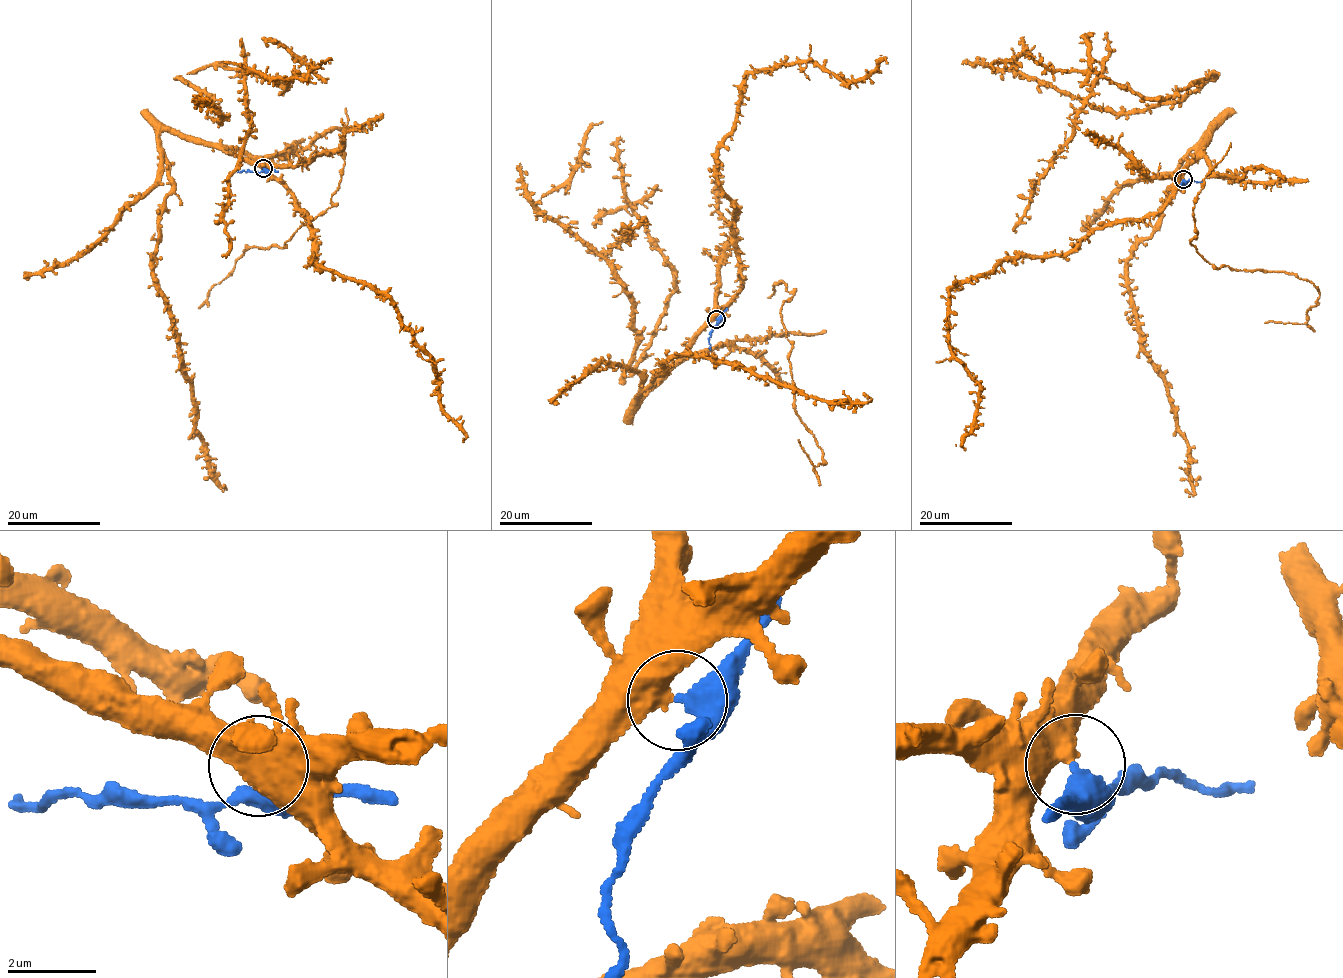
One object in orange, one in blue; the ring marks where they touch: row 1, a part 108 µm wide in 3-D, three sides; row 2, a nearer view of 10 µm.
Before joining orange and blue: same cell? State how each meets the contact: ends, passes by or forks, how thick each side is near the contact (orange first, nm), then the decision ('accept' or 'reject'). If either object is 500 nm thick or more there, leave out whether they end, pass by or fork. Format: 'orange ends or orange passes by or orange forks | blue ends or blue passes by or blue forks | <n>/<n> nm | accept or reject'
600/360 nm | reject

